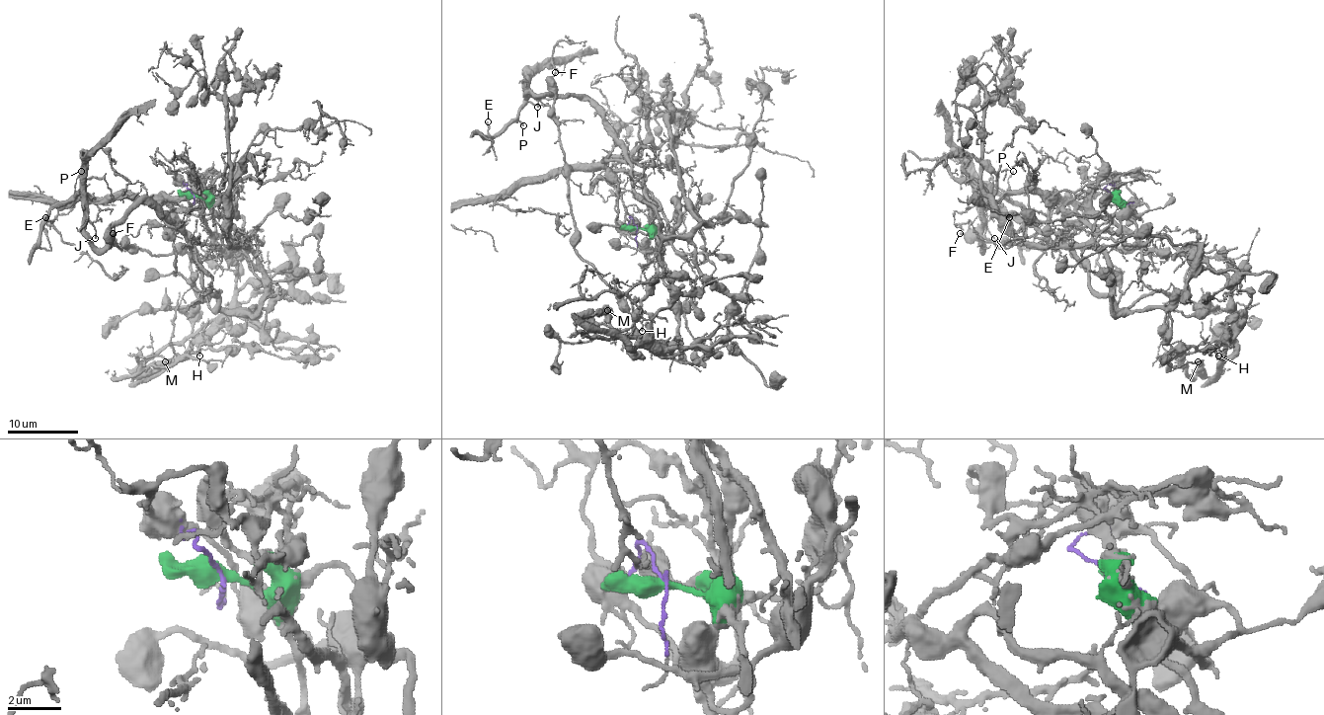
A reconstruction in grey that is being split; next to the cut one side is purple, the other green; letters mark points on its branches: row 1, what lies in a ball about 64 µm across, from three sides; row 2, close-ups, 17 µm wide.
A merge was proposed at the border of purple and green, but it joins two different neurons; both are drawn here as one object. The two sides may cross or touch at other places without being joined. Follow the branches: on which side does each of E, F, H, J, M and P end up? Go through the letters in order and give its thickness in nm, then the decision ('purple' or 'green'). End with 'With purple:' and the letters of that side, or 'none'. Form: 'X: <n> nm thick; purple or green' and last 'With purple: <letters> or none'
E: 240 nm thick; purple
F: 170 nm thick; purple
H: 140 nm thick; green
J: 140 nm thick; purple
M: 600 nm thick; green
P: 160 nm thick; purple
With purple: E, F, J, P

